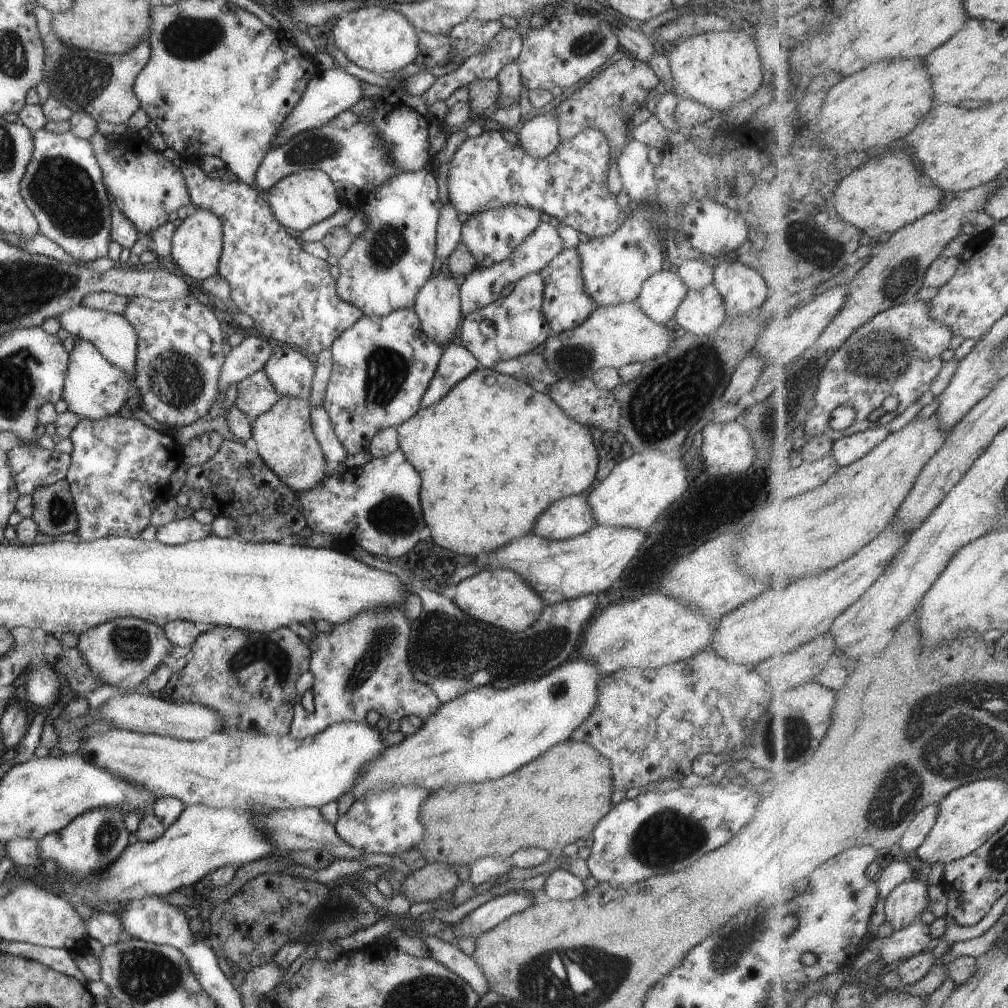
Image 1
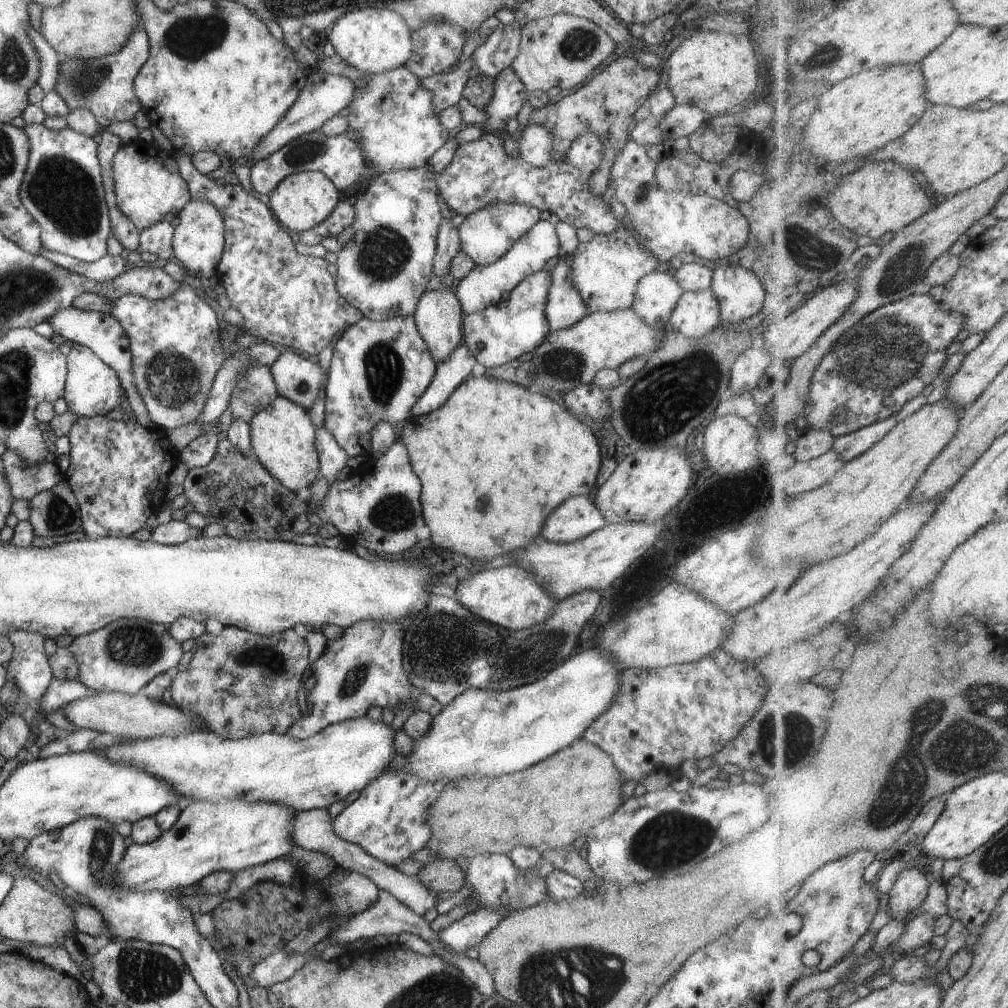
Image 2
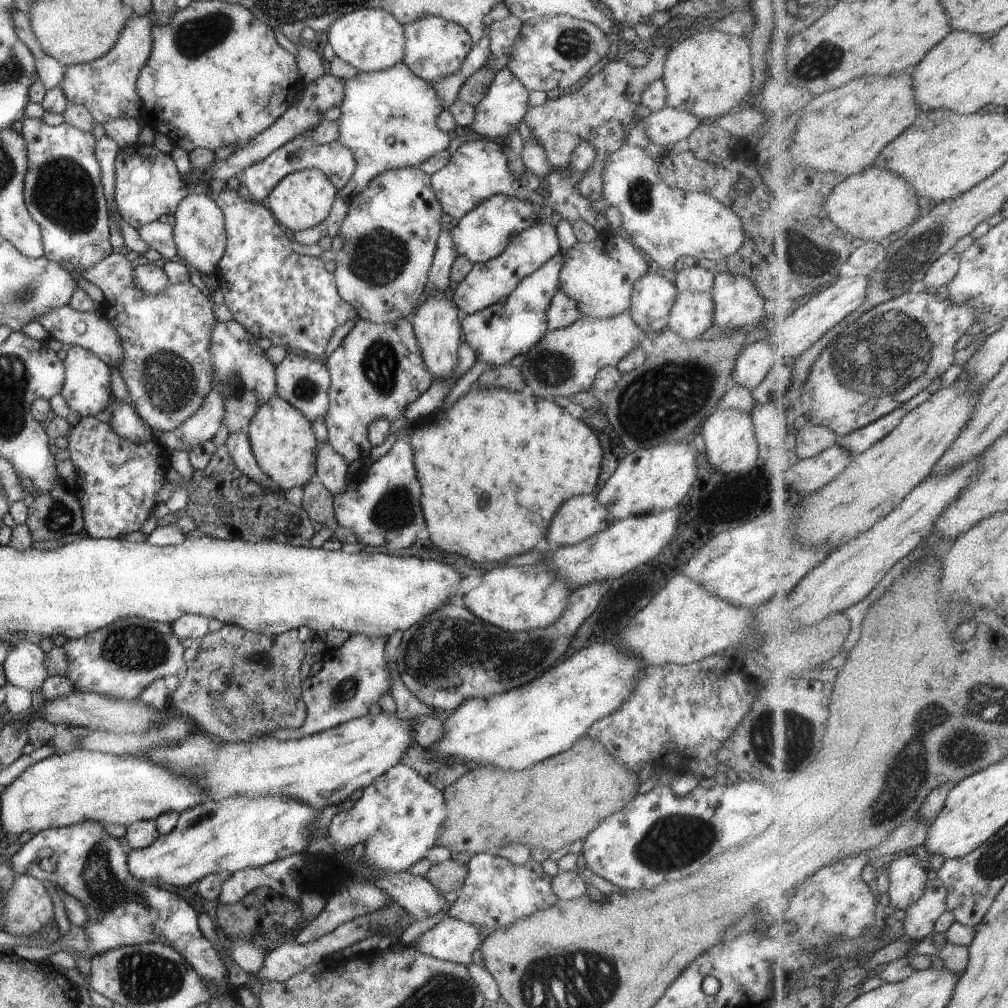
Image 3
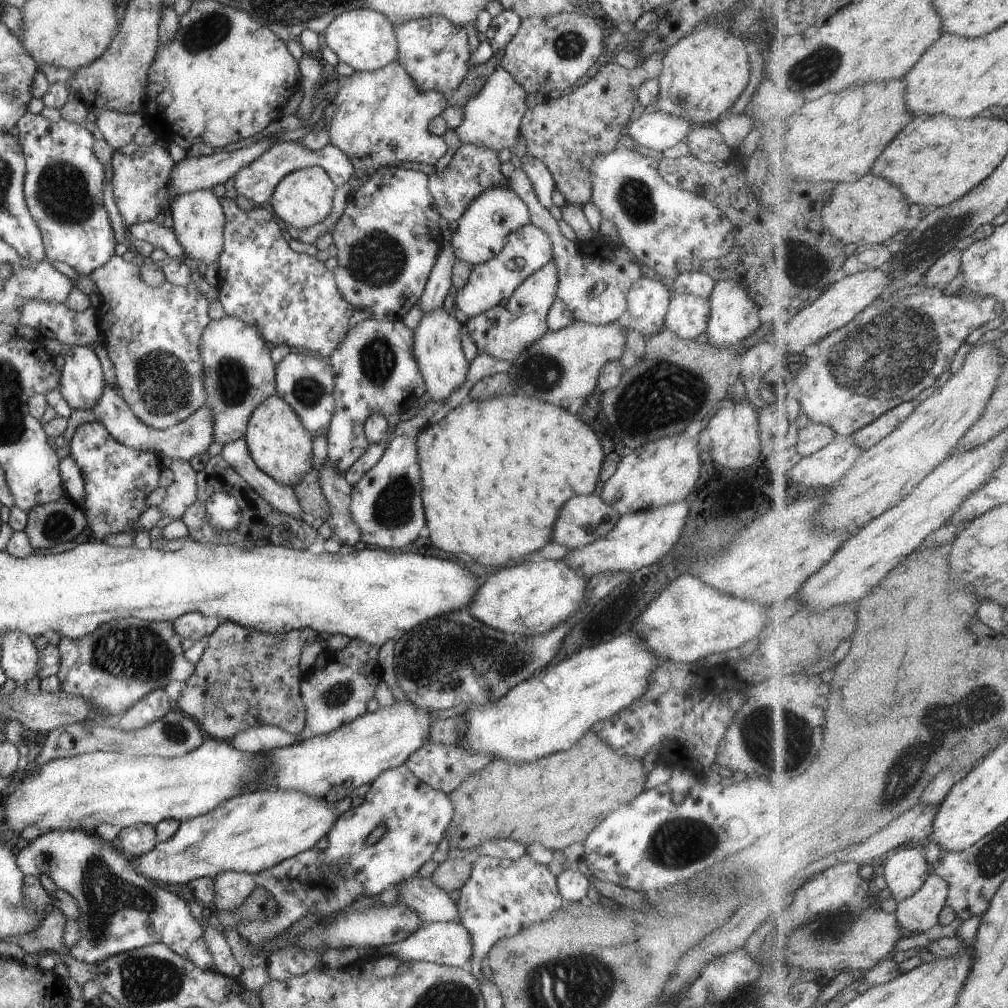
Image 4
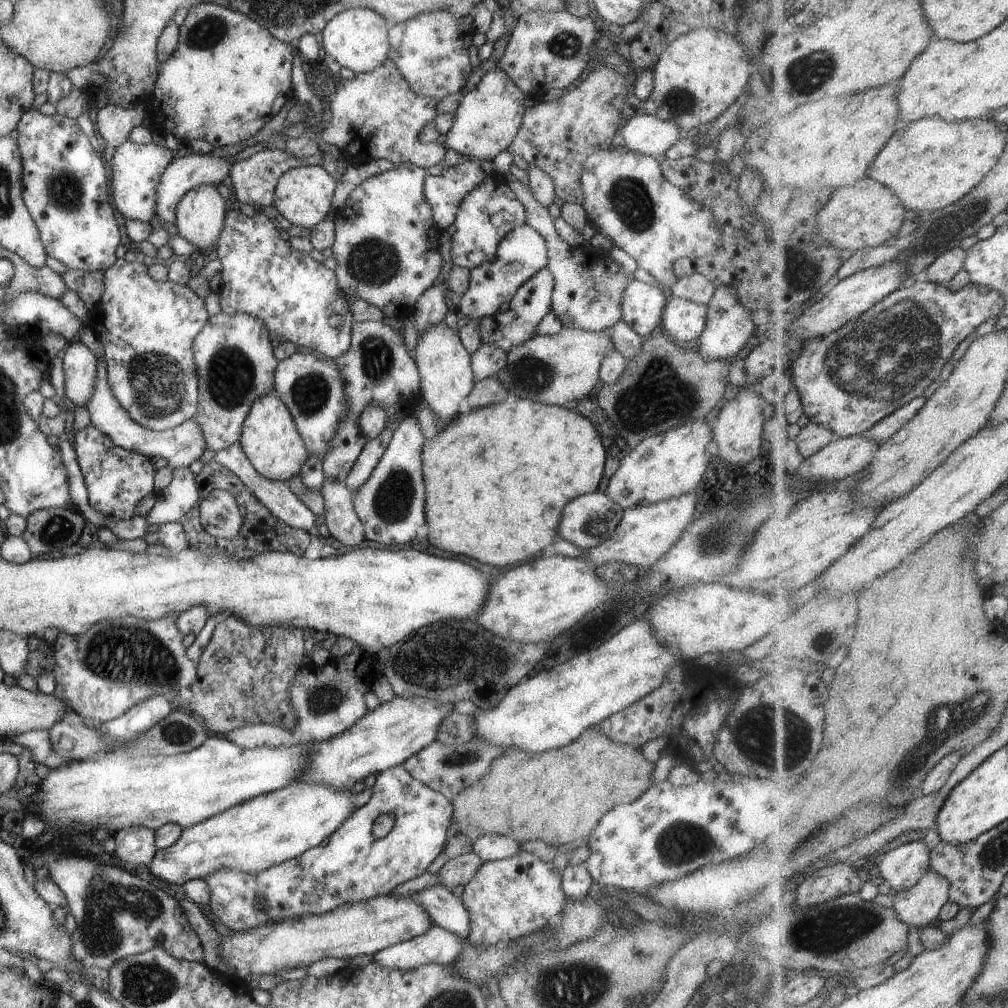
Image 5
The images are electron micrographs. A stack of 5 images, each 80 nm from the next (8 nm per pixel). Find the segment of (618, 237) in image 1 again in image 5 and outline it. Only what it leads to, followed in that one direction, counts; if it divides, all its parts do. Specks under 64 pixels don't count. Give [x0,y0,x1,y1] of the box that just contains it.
[499,173,633,331]

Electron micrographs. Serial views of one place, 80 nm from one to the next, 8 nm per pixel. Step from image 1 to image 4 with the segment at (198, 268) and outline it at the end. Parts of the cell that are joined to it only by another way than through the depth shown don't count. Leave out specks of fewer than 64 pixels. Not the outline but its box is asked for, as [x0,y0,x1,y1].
[169,189,225,266]

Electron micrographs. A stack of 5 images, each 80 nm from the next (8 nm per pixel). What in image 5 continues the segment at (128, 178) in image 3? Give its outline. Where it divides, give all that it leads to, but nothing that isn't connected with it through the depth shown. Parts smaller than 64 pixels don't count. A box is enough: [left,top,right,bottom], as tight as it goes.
[111,139,172,223]

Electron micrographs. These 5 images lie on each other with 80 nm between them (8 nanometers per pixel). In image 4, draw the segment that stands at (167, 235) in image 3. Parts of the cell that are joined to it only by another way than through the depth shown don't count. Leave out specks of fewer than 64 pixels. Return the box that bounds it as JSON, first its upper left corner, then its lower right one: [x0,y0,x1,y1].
[127,221,184,259]

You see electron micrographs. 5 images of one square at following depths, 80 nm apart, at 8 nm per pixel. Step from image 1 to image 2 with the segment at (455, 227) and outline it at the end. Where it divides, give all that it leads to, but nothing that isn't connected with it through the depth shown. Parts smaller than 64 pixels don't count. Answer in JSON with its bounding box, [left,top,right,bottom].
[431,219,459,278]

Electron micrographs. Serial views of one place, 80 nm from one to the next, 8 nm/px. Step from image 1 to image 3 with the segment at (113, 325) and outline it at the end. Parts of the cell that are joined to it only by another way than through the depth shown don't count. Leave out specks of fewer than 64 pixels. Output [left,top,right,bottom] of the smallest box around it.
[34,305,122,368]

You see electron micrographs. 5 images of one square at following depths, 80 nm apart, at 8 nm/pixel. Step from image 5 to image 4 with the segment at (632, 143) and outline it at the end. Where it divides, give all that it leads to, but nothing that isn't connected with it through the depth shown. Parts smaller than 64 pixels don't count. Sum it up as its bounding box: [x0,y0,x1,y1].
[623,111,691,152]

